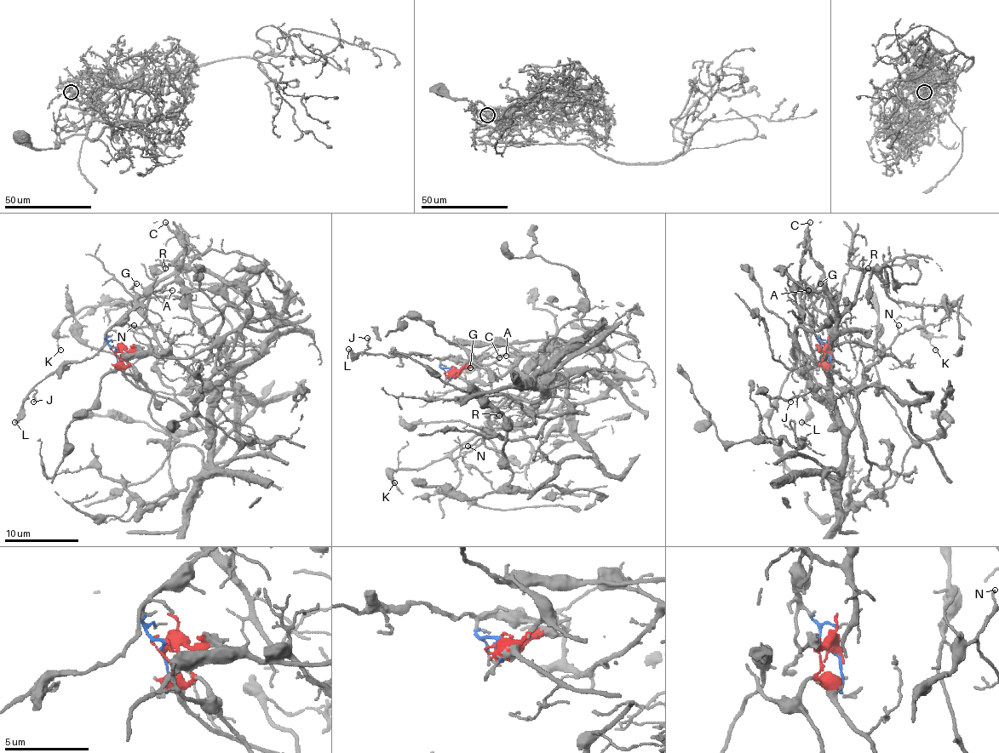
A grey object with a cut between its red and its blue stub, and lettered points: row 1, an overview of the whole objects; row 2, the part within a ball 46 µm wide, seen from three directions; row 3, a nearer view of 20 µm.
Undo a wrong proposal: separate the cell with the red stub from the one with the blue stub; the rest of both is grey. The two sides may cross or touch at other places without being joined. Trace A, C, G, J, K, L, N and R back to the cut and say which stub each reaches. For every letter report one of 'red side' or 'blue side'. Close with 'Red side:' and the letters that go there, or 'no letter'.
A: blue side
C: blue side
G: blue side
J: blue side
K: red side
L: blue side
N: red side
R: red side
Red side: K, N, R

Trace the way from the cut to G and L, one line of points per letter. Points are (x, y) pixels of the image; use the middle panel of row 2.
G: (449, 373), (446, 367), (441, 367), (444, 358), (465, 358), (478, 366), (467, 372), (471, 367)
L: (449, 373), (437, 358), (415, 353), (389, 356), (359, 353), (355, 356), (348, 350)

